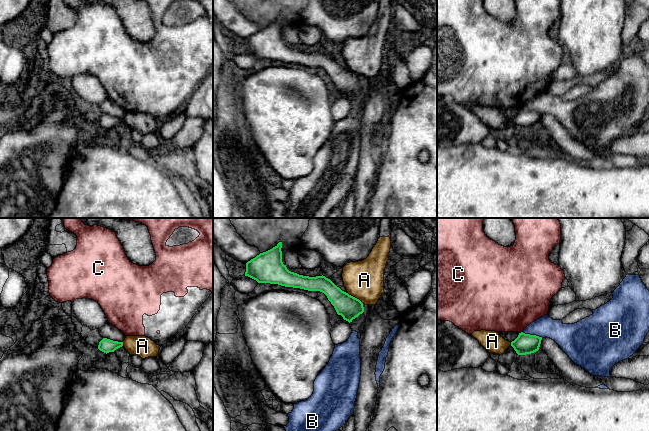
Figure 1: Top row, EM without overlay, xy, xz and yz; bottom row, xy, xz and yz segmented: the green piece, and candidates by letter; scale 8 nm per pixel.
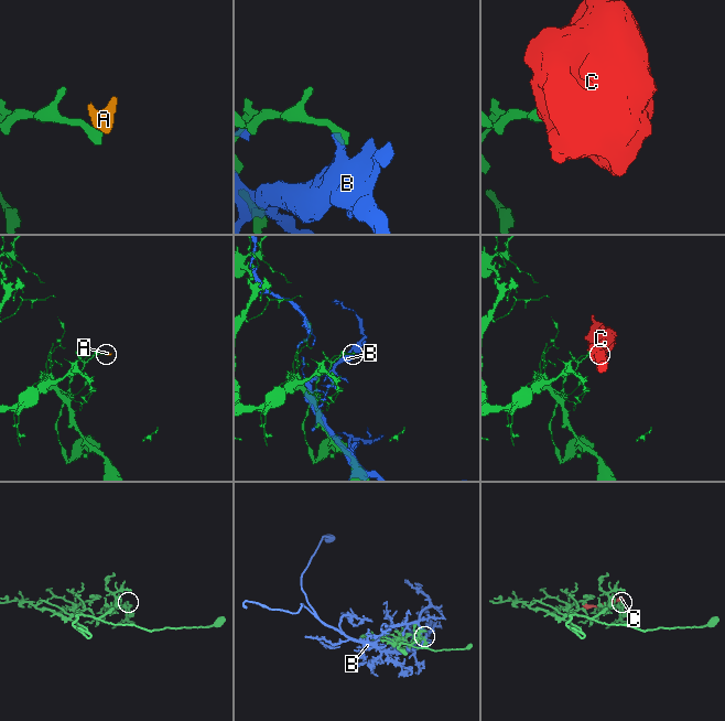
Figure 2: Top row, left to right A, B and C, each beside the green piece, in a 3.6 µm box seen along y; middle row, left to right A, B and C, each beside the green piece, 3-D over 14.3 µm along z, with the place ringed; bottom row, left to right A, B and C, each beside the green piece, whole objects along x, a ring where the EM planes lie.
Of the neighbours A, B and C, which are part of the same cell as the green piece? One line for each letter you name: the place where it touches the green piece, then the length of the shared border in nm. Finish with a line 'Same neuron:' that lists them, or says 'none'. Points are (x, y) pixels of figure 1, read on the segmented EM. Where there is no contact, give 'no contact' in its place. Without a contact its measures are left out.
Same neuron: none

